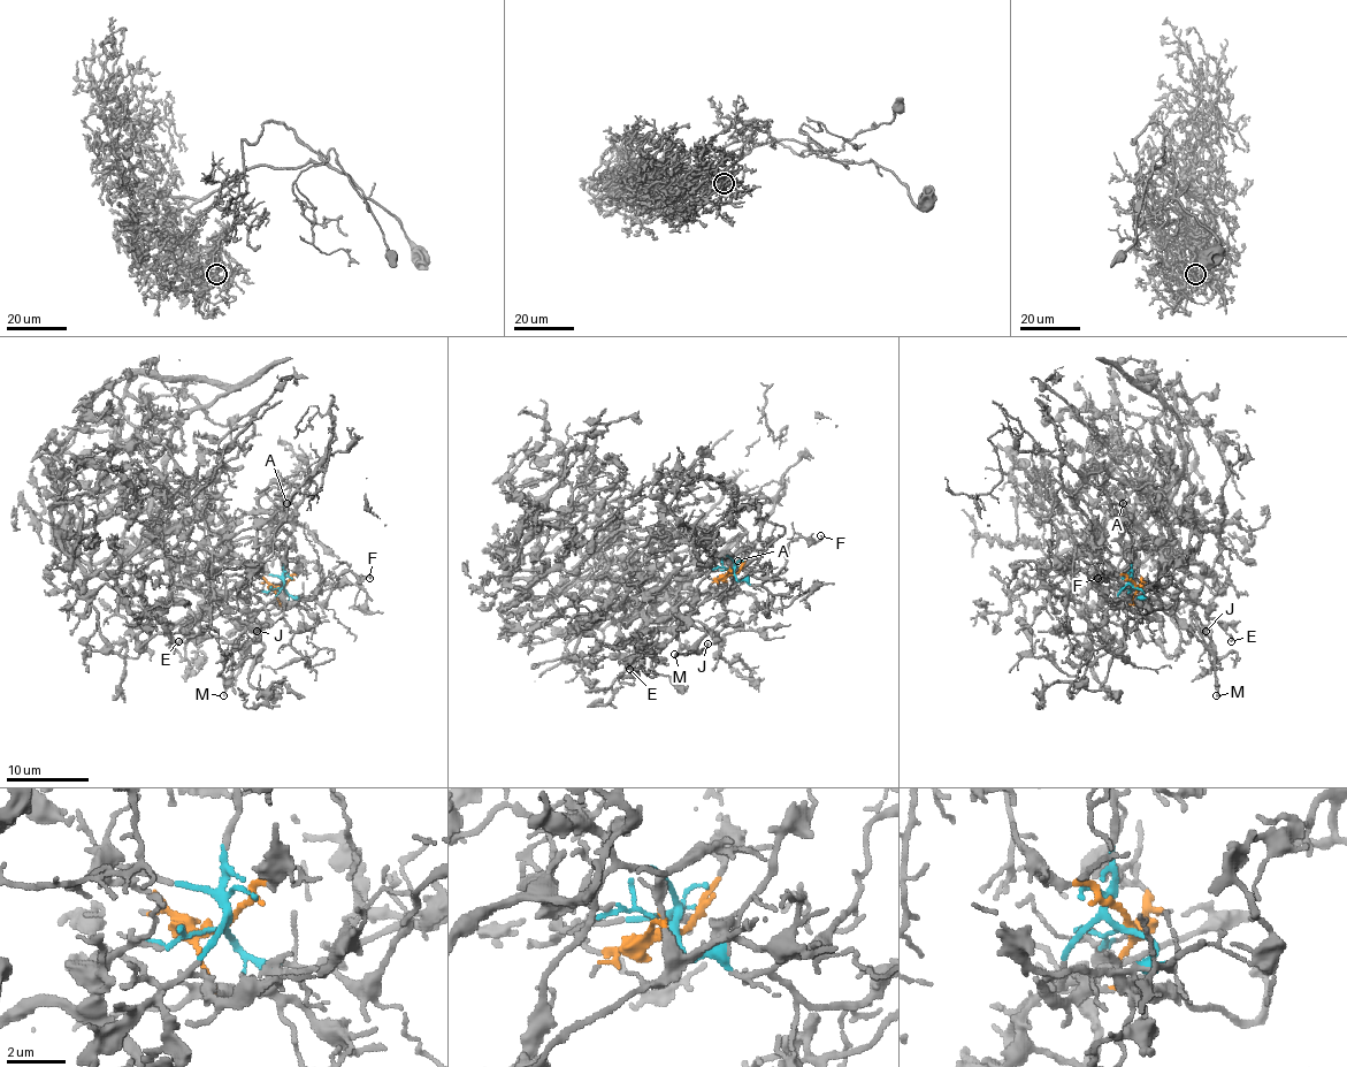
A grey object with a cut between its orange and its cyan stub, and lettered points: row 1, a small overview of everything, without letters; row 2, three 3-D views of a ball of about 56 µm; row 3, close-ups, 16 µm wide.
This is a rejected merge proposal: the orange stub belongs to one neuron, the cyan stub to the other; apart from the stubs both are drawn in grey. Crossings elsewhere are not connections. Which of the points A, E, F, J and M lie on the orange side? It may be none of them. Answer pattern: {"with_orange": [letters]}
{"with_orange": ["E", "J", "M"]}

